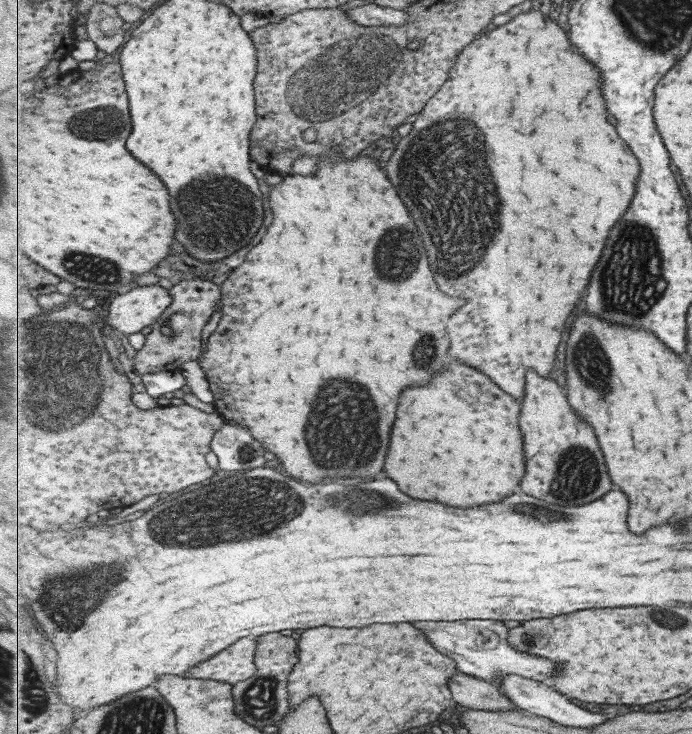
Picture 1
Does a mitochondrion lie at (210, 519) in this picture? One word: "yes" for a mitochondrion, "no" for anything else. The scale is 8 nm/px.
yes

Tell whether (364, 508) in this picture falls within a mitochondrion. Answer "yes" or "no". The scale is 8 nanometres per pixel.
yes

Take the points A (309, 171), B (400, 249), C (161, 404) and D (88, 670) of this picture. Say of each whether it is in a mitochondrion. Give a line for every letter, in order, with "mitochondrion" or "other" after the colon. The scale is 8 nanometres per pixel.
A: other
B: mitochondrion
C: other
D: other

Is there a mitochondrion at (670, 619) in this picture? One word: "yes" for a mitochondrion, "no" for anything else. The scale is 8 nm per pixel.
yes

